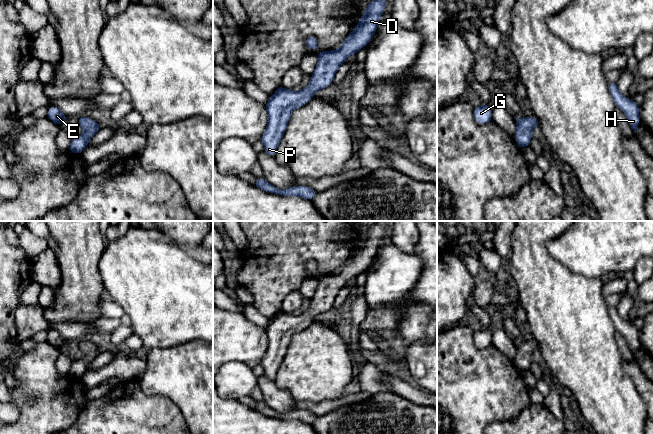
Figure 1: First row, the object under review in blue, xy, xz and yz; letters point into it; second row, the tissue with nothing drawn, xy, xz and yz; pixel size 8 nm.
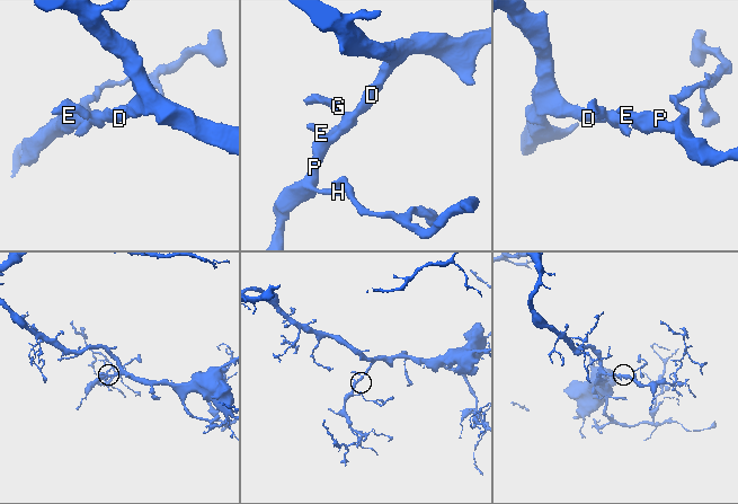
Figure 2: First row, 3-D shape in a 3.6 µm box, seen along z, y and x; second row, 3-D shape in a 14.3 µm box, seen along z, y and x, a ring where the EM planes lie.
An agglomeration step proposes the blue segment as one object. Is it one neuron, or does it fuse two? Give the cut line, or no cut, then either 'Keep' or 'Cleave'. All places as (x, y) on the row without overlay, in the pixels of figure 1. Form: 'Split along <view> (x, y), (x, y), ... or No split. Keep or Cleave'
No split. Keep

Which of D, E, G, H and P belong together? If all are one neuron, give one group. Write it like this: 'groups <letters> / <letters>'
groups D E G H P

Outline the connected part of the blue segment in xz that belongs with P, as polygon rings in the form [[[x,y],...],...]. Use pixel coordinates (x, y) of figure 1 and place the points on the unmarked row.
[[[378,221],[368,226],[359,247],[343,265],[341,272],[317,277],[318,286],[308,310],[299,316],[295,316],[291,313],[285,313],[281,309],[270,320],[265,328],[268,348],[260,363],[266,378],[272,381],[275,380],[292,335],[303,331],[312,324],[316,315],[330,310],[336,296],[346,286],[346,283],[350,279],[357,278],[358,275],[369,268],[376,257],[386,226],[387,221]]]

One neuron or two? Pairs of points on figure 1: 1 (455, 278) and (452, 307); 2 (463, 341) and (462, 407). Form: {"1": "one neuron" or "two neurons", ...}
{"1": "one neuron", "2": "one neuron"}

